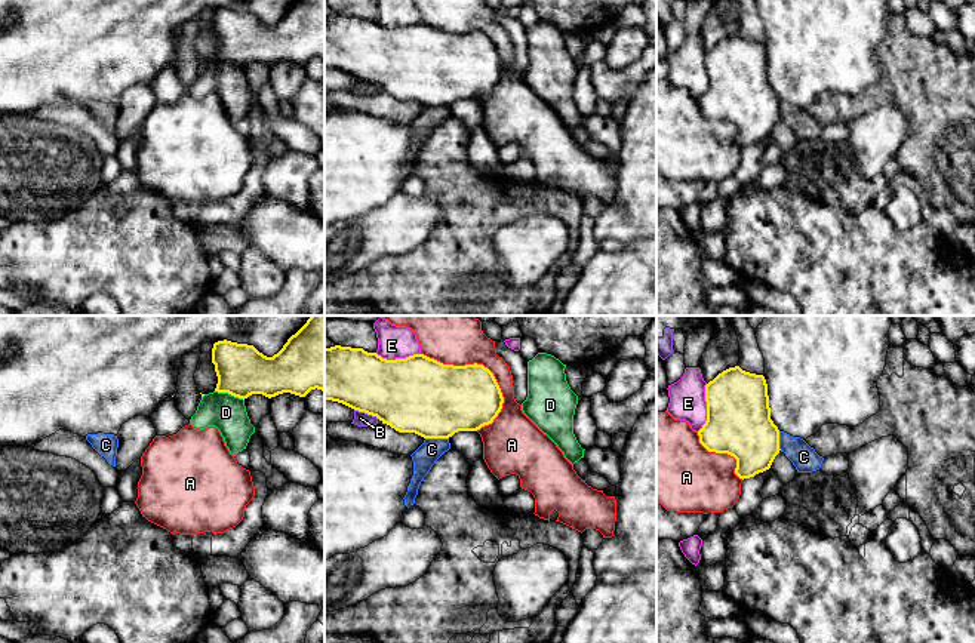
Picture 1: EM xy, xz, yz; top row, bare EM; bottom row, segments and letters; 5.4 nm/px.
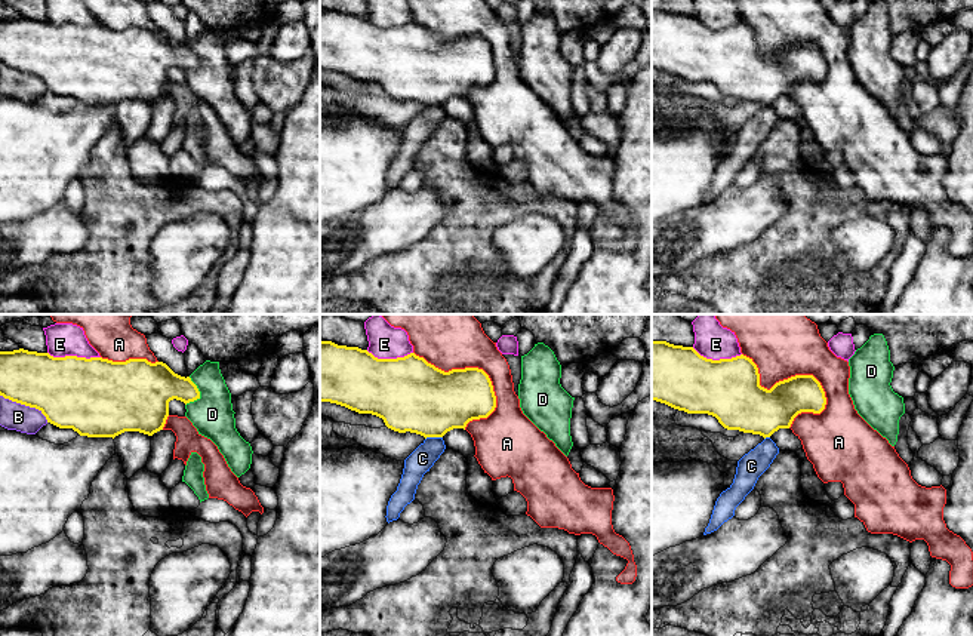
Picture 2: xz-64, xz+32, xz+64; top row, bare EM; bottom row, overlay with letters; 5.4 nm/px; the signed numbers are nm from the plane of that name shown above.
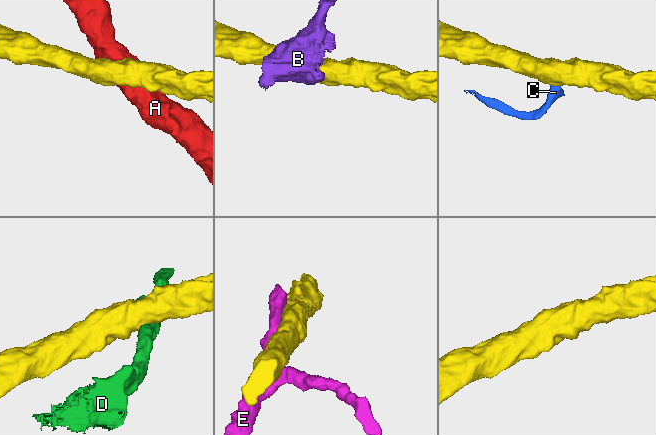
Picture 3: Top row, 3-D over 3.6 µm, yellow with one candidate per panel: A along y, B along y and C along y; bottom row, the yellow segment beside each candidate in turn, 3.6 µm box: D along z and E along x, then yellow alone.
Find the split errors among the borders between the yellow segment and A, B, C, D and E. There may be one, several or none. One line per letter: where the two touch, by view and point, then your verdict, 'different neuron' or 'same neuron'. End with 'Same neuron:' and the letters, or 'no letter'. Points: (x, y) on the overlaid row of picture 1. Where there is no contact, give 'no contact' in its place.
A: contact xz (480, 365); different neuron
B: contact xz (366, 412); different neuron
C: contact xz (437, 437); different neuron
D: contact xy (230, 393); different neuron
E: contact yz (707, 408); different neuron
Same neuron: no letter

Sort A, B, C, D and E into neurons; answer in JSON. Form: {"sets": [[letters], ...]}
{"sets": [["A"], ["B"], ["C"], ["D"], ["E"]]}

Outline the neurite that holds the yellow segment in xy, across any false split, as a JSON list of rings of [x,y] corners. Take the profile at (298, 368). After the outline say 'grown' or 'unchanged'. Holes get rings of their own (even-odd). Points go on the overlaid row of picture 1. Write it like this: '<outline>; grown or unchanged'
[[[311,316],[273,357],[253,345],[218,341],[212,348],[218,376],[215,391],[239,399],[283,393],[305,397],[311,390],[325,391],[325,316]]]; unchanged

